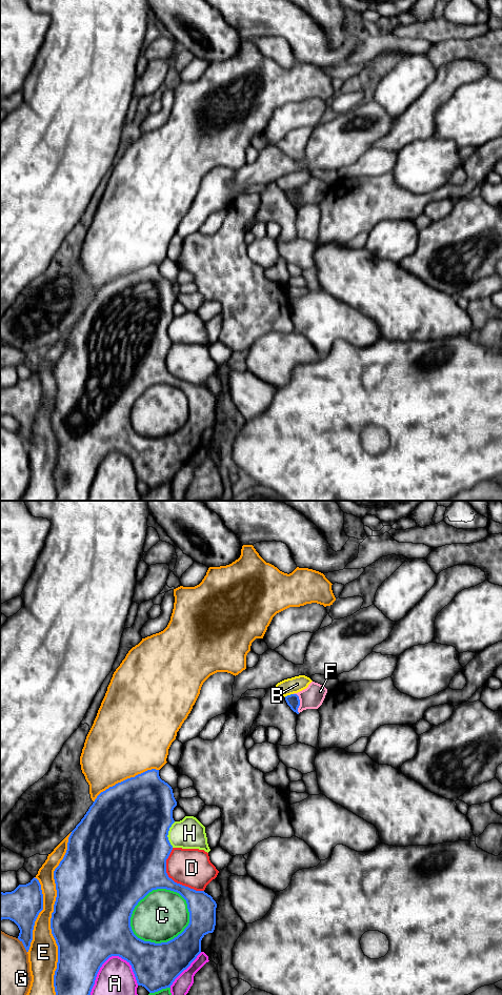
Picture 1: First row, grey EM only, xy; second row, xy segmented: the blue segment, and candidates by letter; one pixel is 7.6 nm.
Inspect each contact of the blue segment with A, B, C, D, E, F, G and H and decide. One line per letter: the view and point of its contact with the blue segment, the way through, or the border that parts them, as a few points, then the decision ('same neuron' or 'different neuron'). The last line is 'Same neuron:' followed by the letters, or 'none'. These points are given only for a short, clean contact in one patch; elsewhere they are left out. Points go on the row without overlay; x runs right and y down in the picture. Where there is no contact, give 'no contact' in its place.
A: contact xy (98, 466); different neuron
B: contact xy (288, 190); border xy (293, 188), (284, 191); different neuron
C: contact xy (174, 433); different neuron
D: contact xy (171, 373); different neuron
E: contact xy (51, 413); different neuron
F: contact xy (299, 198); border xy (294, 188), (299, 195), (299, 207); different neuron
G: contact xy (23, 440); different neuron
H: contact xy (167, 329); different neuron
Same neuron: none

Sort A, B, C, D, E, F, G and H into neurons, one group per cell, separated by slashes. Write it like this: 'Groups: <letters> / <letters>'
Groups: A / B / C / D / E / F / G / H

